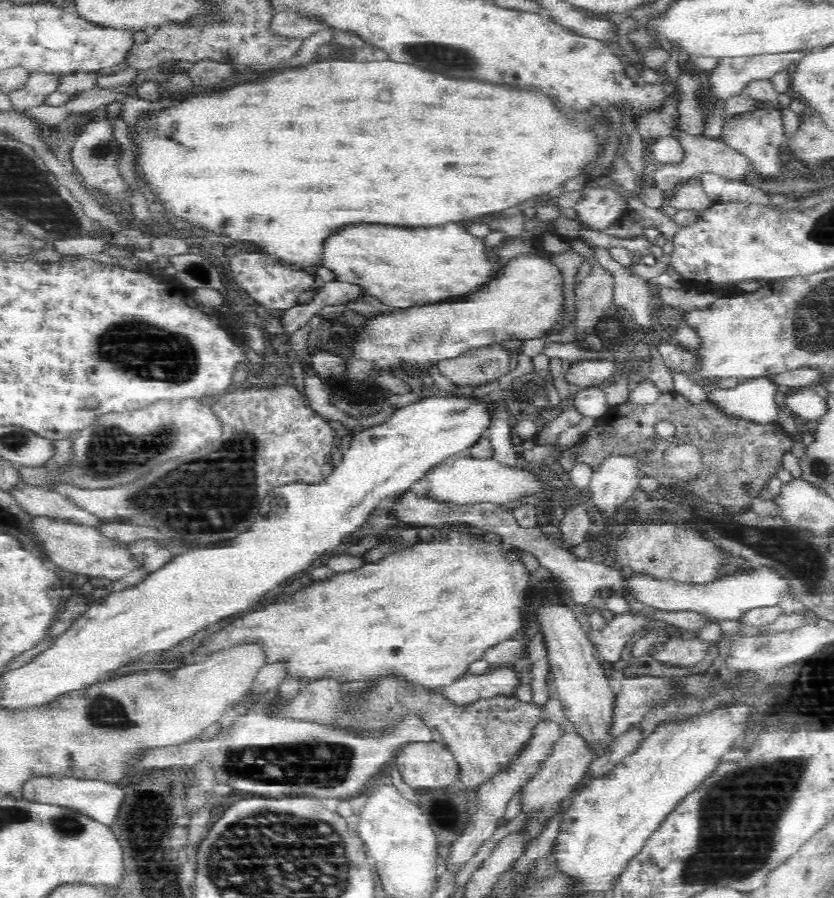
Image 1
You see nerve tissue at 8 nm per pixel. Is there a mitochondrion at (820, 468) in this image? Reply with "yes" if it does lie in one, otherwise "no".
yes

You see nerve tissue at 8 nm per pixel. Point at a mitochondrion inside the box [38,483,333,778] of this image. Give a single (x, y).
(102, 711)

